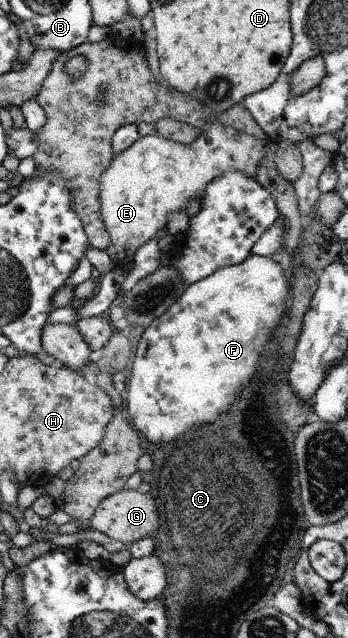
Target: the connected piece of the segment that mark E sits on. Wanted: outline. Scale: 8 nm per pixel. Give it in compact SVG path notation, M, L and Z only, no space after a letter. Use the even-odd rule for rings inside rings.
M211 121L209 125L191 142L179 142L162 138L159 135L140 137L135 144L129 146L119 156L114 156L109 168L103 172L101 178L100 202L101 216L105 222L105 229L111 236L111 243L115 247L115 260L134 260L135 252L143 244L152 240L159 230L167 227L167 216L174 212L187 210L190 198L195 196L203 200L205 188L227 172L243 172L249 178L256 178L261 160L265 157L265 147L269 139L259 140L245 132L237 132L230 125L223 125L218 121Z

